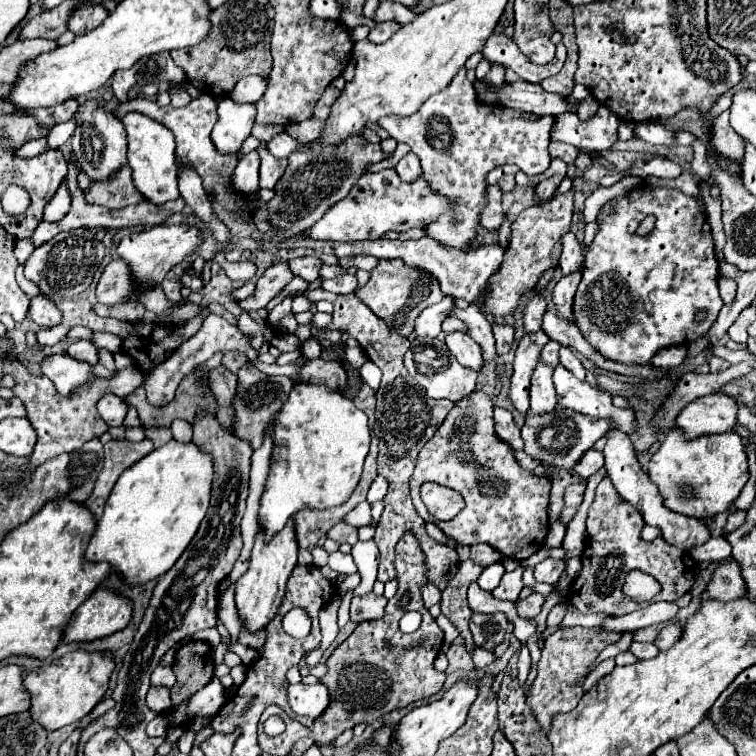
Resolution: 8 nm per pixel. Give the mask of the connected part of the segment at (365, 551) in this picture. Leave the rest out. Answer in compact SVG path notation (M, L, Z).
M357 541L351 549L351 555L359 567L361 583L353 589L353 596L363 595L373 591L373 583L377 579L377 563L379 563L379 549L375 541Z

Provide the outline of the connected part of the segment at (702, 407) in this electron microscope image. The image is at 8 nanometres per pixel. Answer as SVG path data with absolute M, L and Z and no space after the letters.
M713 393L707 397L695 399L687 407L683 407L683 411L679 411L679 415L675 419L675 427L683 431L685 439L695 439L701 435L727 433L727 431L733 431L735 423L737 423L737 405L727 393Z

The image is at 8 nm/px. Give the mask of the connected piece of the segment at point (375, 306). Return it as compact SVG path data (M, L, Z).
M381 259L379 265L371 271L367 285L363 289L357 289L355 295L375 315L379 315L379 319L383 319L391 331L403 337L409 337L413 333L419 311L443 299L439 281L433 275L427 275L427 271L411 271L411 267L407 267L401 259Z

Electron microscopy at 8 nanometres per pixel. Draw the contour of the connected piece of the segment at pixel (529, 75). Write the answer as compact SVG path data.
M493 33L483 47L483 57L489 63L499 63L499 65L515 71L523 81L539 83L545 77L553 77L559 73L559 69L563 67L563 61L565 61L565 45L557 43L557 53L551 63L535 65L519 51L519 47L513 43L511 37L505 37L503 33L501 35Z

